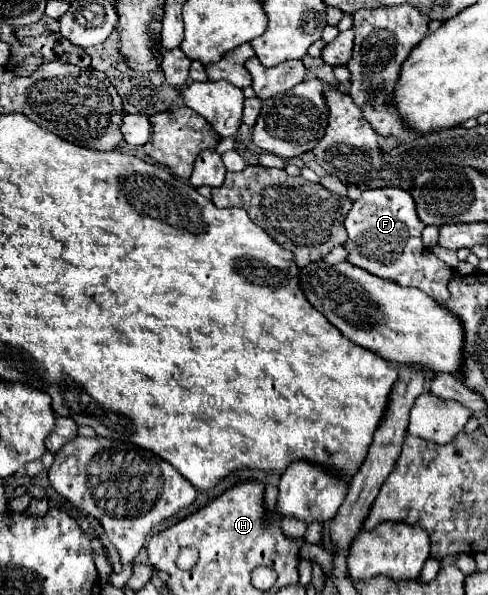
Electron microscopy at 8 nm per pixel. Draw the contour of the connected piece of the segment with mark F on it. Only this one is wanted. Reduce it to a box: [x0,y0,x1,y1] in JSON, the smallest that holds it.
[344,187,454,303]

